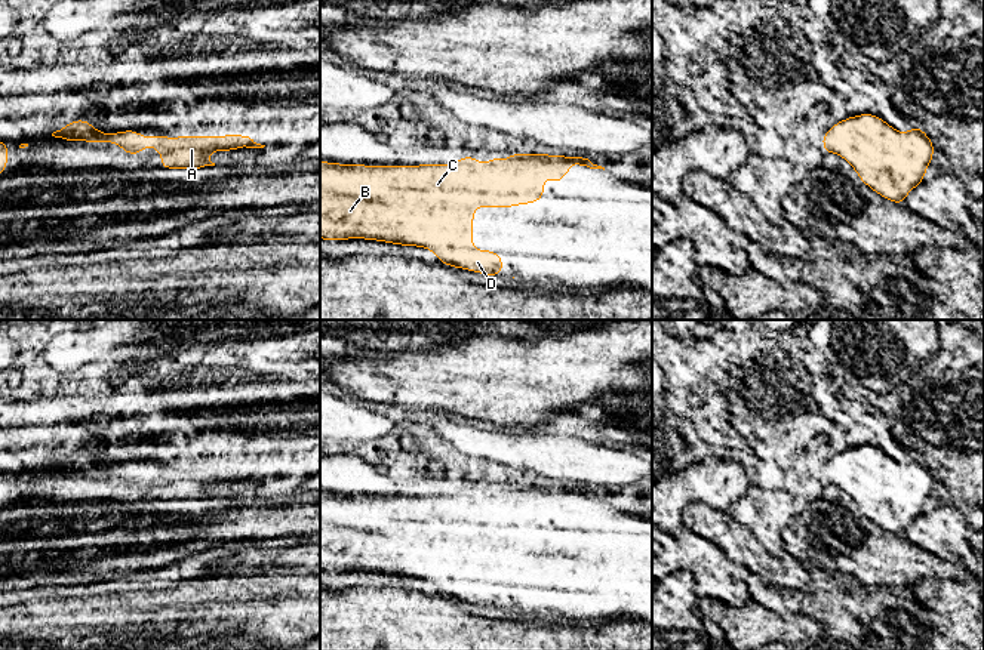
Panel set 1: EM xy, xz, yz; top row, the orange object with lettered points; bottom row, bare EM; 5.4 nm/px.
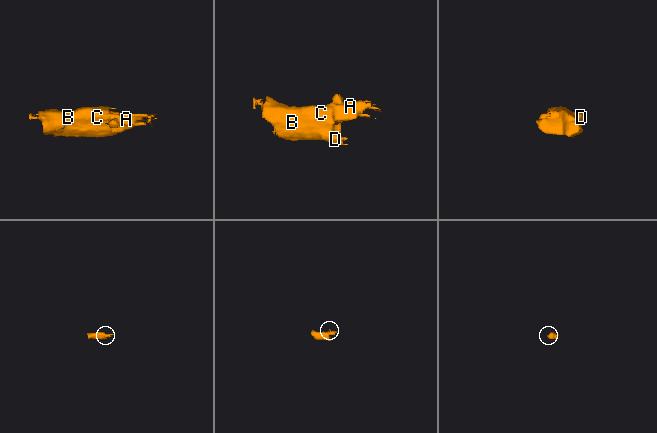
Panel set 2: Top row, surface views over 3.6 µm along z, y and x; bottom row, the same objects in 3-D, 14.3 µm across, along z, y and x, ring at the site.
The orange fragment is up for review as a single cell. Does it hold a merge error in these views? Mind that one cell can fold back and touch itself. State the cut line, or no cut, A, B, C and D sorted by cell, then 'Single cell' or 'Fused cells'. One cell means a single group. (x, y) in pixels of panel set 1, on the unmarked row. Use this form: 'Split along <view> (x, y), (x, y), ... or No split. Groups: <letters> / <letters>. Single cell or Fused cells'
No split. Groups: A B C D. Single cell

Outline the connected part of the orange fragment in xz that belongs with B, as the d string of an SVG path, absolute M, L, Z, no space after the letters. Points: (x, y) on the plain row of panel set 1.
M513 484L508 492L488 495L473 487L452 496L365 497L320 493L320 570L376 572L431 582L442 595L485 607L502 607L502 588L477 583L473 576L476 539L514 539L544 529L544 508L559 515L572 496L603 500L584 487Z

